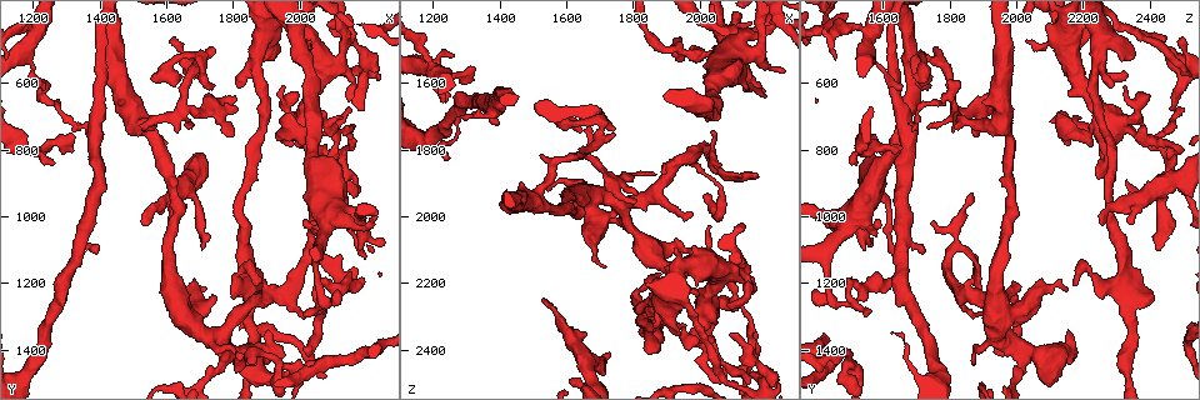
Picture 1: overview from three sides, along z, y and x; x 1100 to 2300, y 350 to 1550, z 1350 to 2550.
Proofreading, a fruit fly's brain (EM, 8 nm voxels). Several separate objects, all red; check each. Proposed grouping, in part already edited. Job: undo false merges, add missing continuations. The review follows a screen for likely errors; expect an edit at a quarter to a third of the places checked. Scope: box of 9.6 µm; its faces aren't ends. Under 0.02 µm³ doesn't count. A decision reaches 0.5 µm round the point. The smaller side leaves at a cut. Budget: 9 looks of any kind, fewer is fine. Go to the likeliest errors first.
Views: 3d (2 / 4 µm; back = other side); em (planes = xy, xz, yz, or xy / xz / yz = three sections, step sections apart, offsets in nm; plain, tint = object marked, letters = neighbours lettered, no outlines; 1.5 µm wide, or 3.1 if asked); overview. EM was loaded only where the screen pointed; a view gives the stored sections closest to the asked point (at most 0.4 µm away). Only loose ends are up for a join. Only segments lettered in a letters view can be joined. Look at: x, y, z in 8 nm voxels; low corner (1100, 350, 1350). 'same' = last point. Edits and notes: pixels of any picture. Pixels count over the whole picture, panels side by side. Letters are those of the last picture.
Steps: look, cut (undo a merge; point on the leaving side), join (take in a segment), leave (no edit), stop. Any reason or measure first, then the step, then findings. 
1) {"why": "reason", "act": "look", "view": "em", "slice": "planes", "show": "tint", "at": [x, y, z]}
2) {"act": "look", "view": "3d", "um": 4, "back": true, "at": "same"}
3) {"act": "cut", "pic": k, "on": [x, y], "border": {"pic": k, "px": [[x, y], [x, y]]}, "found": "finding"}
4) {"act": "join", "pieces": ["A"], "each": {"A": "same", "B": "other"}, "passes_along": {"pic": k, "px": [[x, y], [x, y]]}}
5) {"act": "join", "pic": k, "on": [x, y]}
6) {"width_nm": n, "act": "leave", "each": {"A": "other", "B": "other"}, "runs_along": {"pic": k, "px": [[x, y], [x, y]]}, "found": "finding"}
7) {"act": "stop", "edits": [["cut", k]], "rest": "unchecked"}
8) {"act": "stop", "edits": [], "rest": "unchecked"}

{"why": "tapers out", "act": "look", "view": "em", "slice": "xz", "step": 4, "show": "letters", "at": [1860, 1450, 1870]}

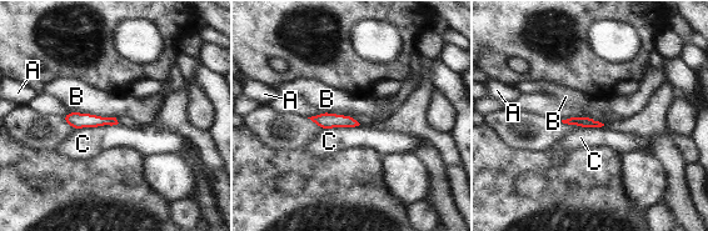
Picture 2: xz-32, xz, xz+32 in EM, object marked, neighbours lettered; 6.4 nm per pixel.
{"act": "leave", "each": {"A": "other", "B": "other", "C": "other"}, "found": "no lettered segment goes on from it"}

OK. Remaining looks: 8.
{"act": "look", "view": "em", "slice": "planes", "show": "plain", "at": [1750, 490, 1740]}

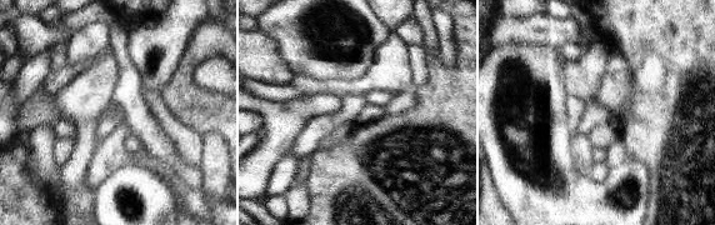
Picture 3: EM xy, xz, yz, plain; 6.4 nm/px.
{"act": "look", "view": "em", "slice": "planes", "show": "letters", "at": "same"}

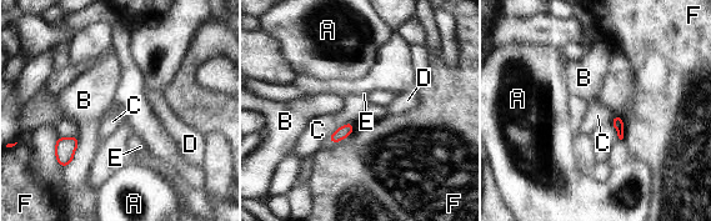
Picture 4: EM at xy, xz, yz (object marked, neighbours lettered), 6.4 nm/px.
{"act": "leave", "each": {"A": "other", "B": "other", "C": "other", "D": "other", "E": "other", "F": "other"}, "found": "no lettered segment goes on from it"}

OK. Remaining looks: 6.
{"why": "an open end", "act": "look", "view": "em", "slice": "planes", "show": "plain", "at": [2040, 470, 2040]}

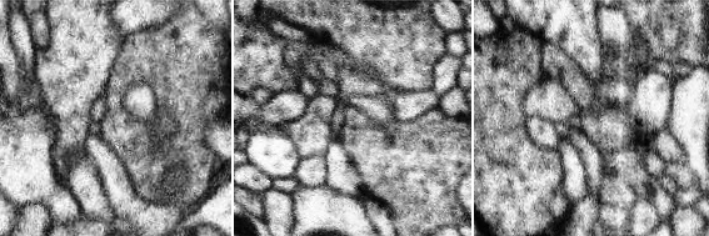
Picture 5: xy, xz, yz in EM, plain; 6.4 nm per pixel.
{"act": "look", "view": "em", "slice": "planes", "show": "letters", "at": "same"}

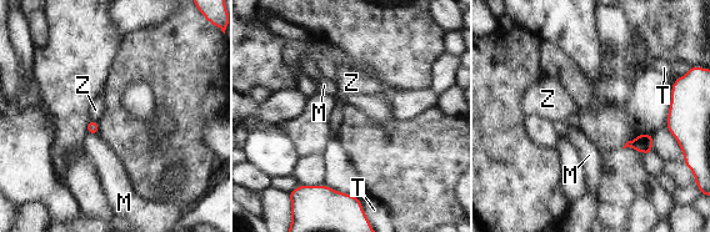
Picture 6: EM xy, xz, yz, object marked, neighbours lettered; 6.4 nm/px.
{"act": "leave", "each": {"M": "other", "T": "other", "Z": "other"}, "border": {"pic": 6, "px": [[89, 119], [96, 122]]}, "found": "none of them fits"}

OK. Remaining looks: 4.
{"why": "thin end", "act": "look", "view": "3d", "um": 2, "at": [2000, 1020, 1580]}

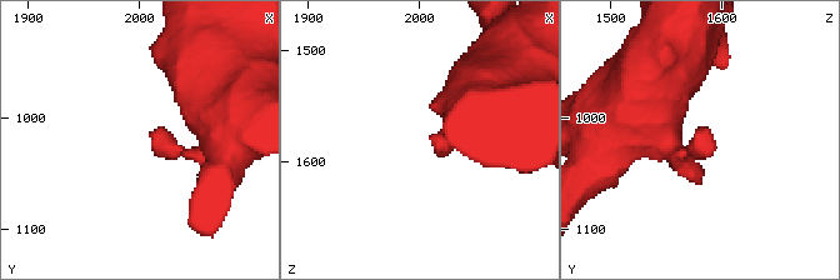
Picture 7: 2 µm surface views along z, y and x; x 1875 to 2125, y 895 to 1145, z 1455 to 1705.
{"act": "look", "view": "em", "slice": "xz", "step": 8, "show": "letters", "at": [2008, 1010, 1582]}

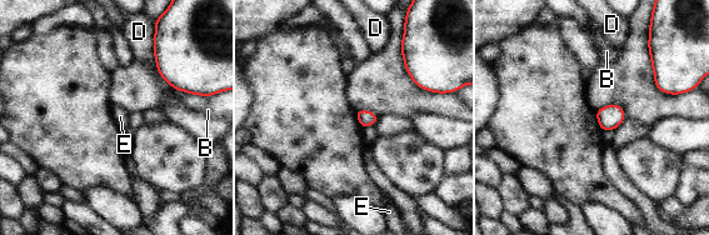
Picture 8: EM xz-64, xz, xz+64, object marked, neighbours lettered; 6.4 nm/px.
{"act": "look", "view": "em", "slice": "yz", "step": 8, "show": "letters", "at": "same"}

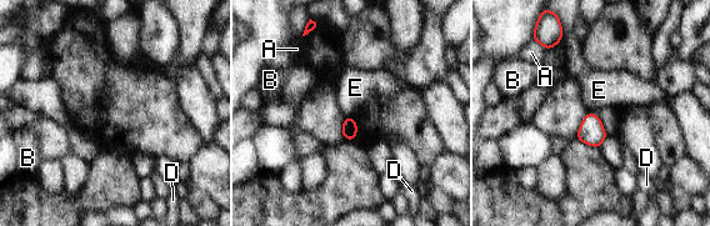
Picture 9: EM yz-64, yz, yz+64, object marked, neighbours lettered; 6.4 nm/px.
{"width_nm": 100, "act": "leave", "each": {"A": "other", "B": "other", "D": "other", "E": "other"}, "found": "no lettered segment goes on from it"}

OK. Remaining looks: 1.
{"act": "stop", "edits": [], "rest": "unchecked"}

